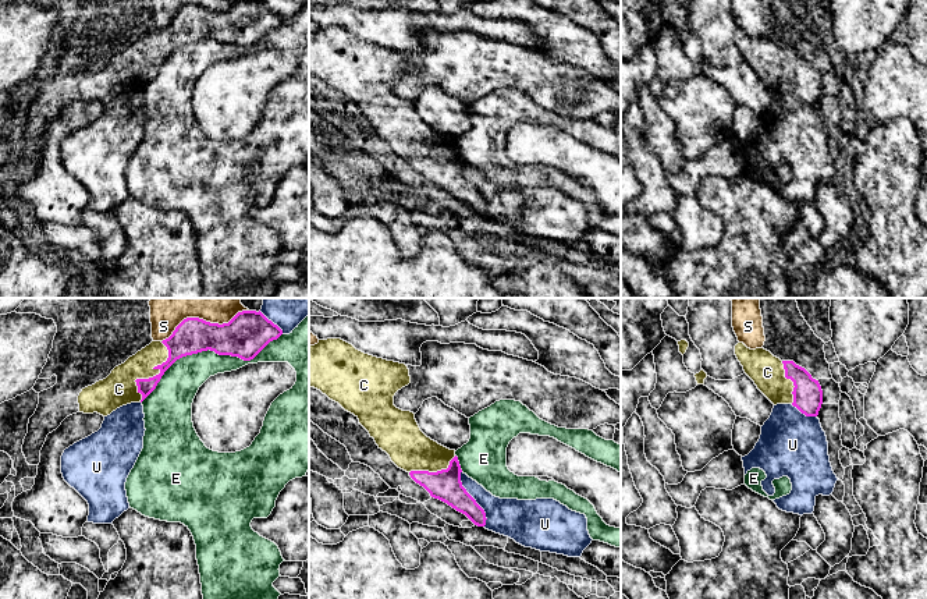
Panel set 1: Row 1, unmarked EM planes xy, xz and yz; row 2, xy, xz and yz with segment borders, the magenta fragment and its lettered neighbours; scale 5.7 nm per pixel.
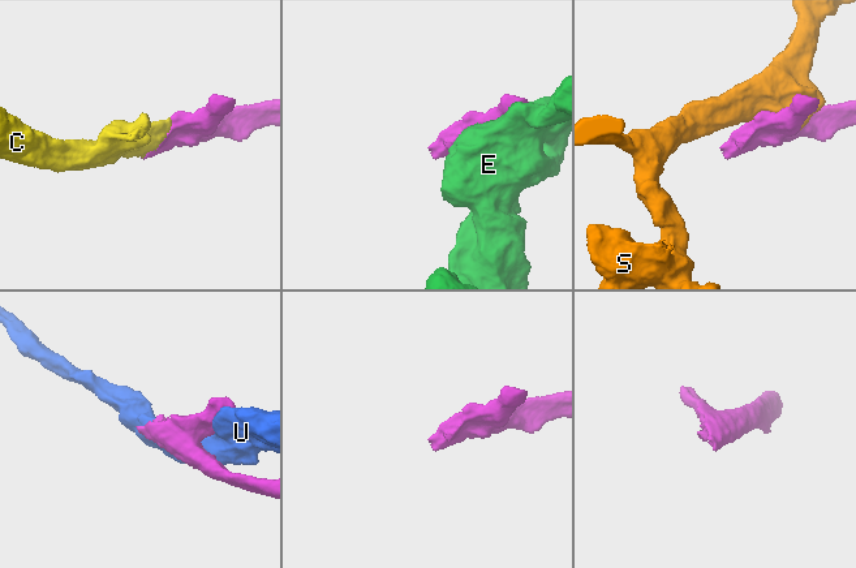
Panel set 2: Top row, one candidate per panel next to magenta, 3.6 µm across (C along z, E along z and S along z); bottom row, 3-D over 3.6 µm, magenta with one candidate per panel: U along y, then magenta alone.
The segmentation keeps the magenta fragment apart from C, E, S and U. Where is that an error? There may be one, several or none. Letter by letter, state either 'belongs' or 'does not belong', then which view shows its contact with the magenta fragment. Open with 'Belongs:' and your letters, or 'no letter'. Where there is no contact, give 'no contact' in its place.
Belongs: C
C: belongs; contact in xy
E: does not belong; contact in xy
S: does not belong; contact in xy
U: does not belong; contact in xz

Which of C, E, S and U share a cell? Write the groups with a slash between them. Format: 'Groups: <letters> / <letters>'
Groups: C / E / S / U

